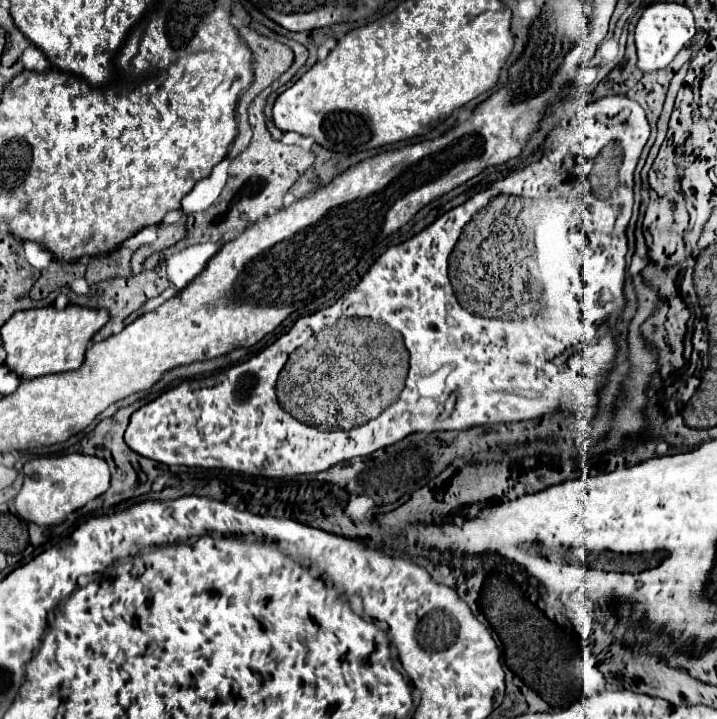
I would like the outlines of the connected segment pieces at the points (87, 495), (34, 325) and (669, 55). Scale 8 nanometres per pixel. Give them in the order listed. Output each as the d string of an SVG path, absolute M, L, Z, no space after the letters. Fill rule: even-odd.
M85 454L35 458L25 462L23 474L25 474L23 488L15 496L17 516L27 522L35 522L39 526L61 524L67 518L67 514L79 510L89 500L103 494L109 488L109 480L111 480L107 462Z
M69 304L63 310L45 306L45 308L15 312L1 328L3 346L7 352L5 364L13 372L17 372L21 378L37 378L51 372L75 370L83 364L85 350L91 338L107 322L109 322L107 310L101 310L101 308L95 310L87 306L75 306L75 304Z
M655 2L647 6L635 26L635 44L637 46L637 66L643 74L667 68L671 60L679 54L681 48L685 48L691 38L695 36L695 20L691 10L685 4L679 2Z

